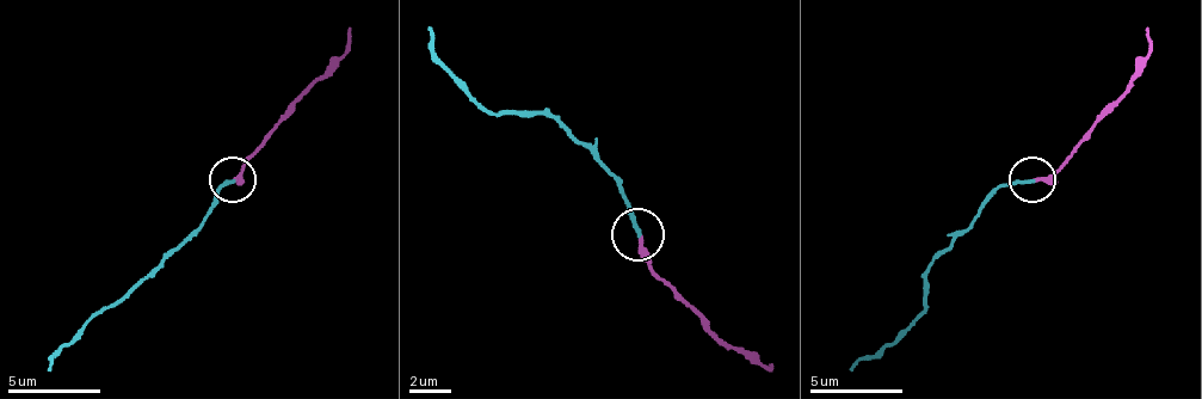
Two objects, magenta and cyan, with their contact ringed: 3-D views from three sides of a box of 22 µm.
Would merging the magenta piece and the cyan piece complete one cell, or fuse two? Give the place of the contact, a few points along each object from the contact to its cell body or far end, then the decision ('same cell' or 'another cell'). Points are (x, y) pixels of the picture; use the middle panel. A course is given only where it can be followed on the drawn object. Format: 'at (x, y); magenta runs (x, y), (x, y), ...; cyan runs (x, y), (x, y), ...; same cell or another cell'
at (638, 234); magenta runs (639, 235), (639, 257), (728, 347), (765, 367), (770, 362); cyan runs (639, 235), (629, 200), (587, 147), (550, 115), (492, 115), (435, 51), (430, 25); same cell

